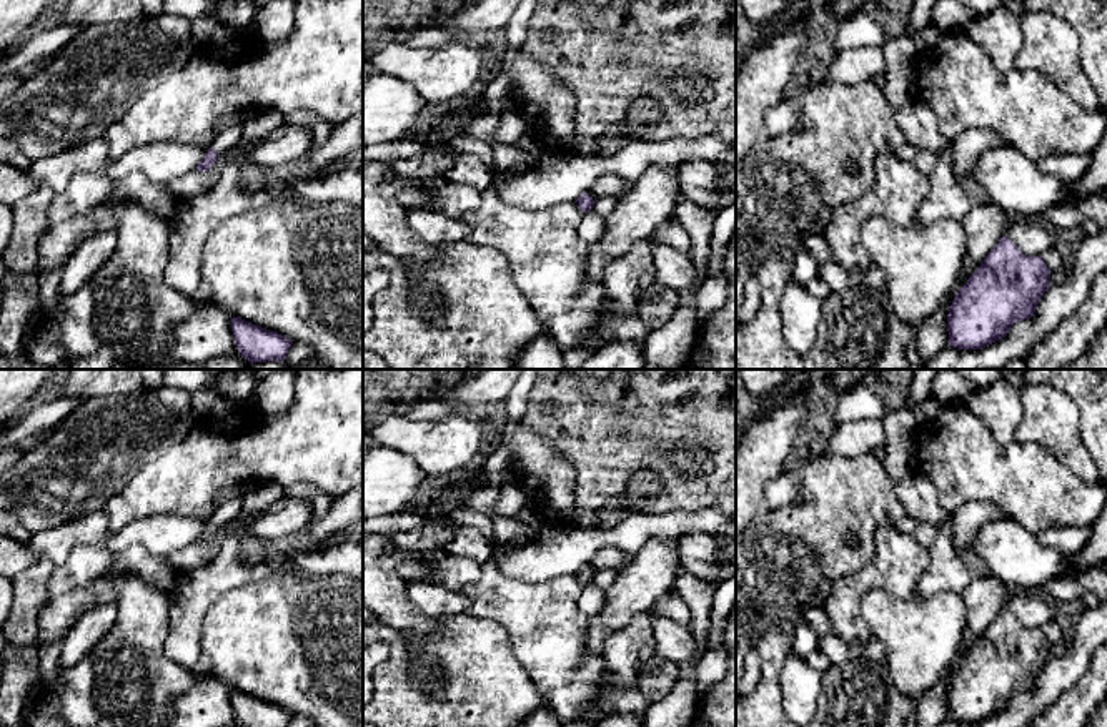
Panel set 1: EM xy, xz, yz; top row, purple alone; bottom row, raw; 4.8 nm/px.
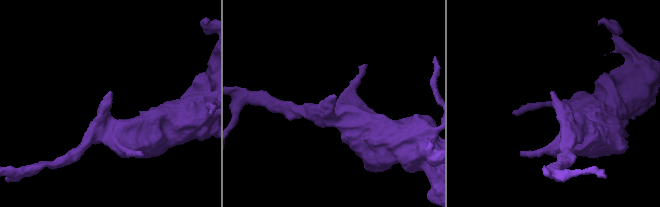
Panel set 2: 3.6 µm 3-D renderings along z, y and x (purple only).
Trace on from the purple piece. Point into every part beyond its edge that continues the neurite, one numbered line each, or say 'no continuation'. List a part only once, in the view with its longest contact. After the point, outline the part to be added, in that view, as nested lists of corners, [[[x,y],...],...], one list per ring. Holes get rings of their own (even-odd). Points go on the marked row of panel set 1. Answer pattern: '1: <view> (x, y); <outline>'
1: xy (228, 130); [[[235,113],[225,116],[215,130],[215,136],[210,148],[215,150],[218,155],[223,155],[233,145],[236,145],[241,136],[245,115],[246,113]]]

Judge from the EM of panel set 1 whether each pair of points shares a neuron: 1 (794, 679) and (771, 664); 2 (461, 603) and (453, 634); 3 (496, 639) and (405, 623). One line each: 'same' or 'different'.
1: different
2: different
3: different

